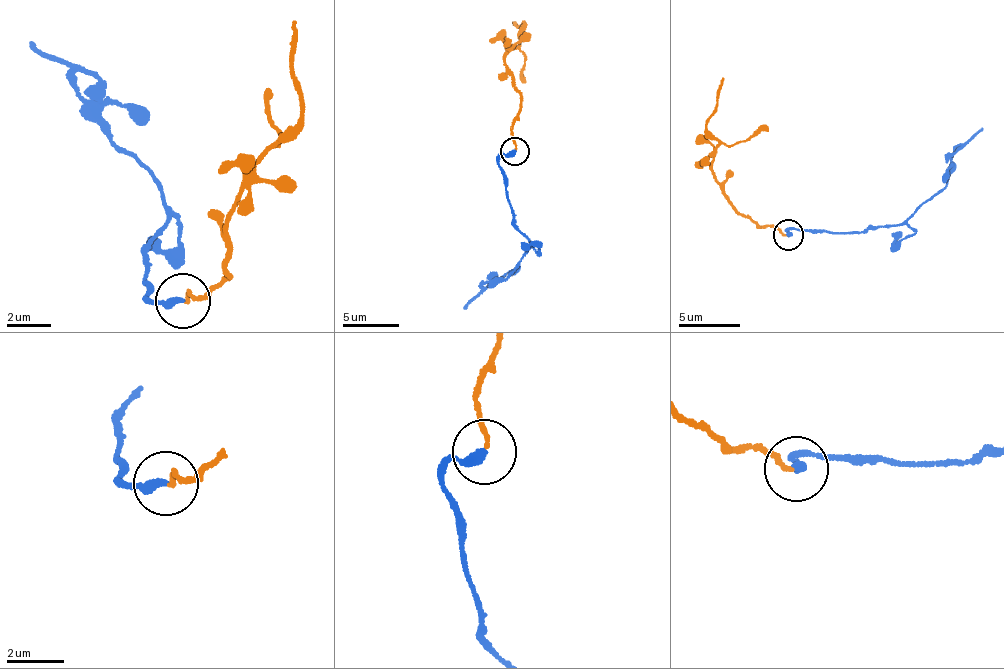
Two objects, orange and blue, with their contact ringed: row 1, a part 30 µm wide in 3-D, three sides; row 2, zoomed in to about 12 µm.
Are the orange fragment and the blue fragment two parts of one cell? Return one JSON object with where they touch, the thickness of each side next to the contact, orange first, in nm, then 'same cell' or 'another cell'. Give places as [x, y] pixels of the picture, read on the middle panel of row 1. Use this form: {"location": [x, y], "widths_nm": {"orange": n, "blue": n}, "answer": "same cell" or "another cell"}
{"location": [515, 151], "widths_nm": {"orange": 150, "blue": 320}, "answer": "same cell"}

